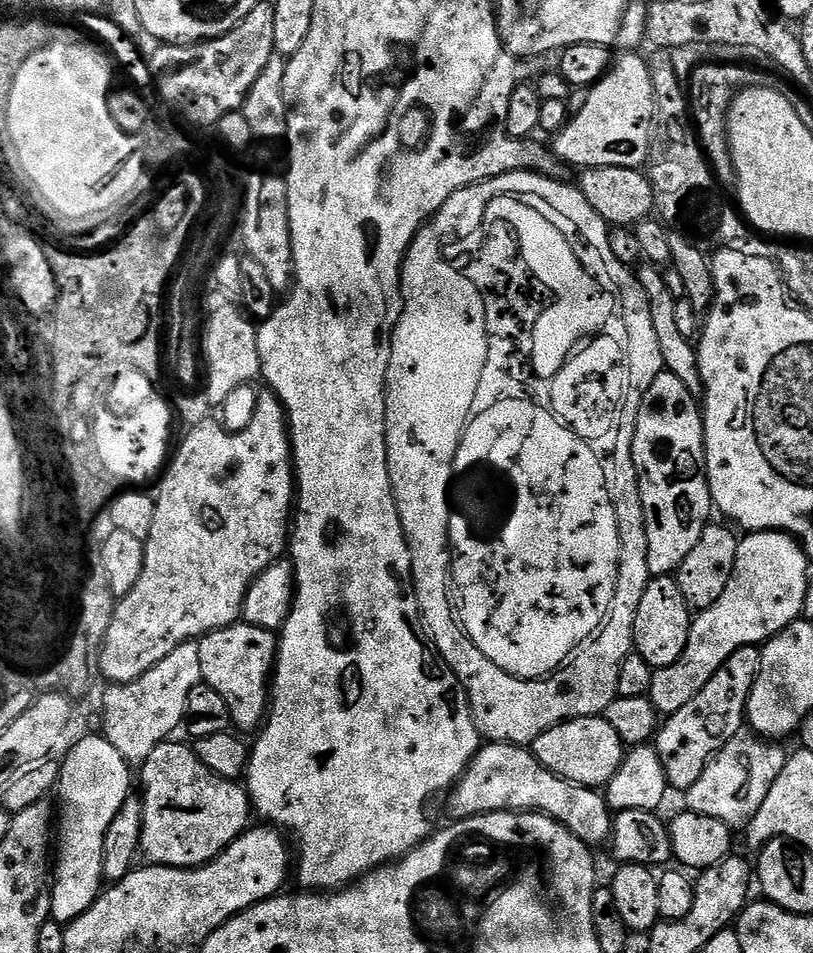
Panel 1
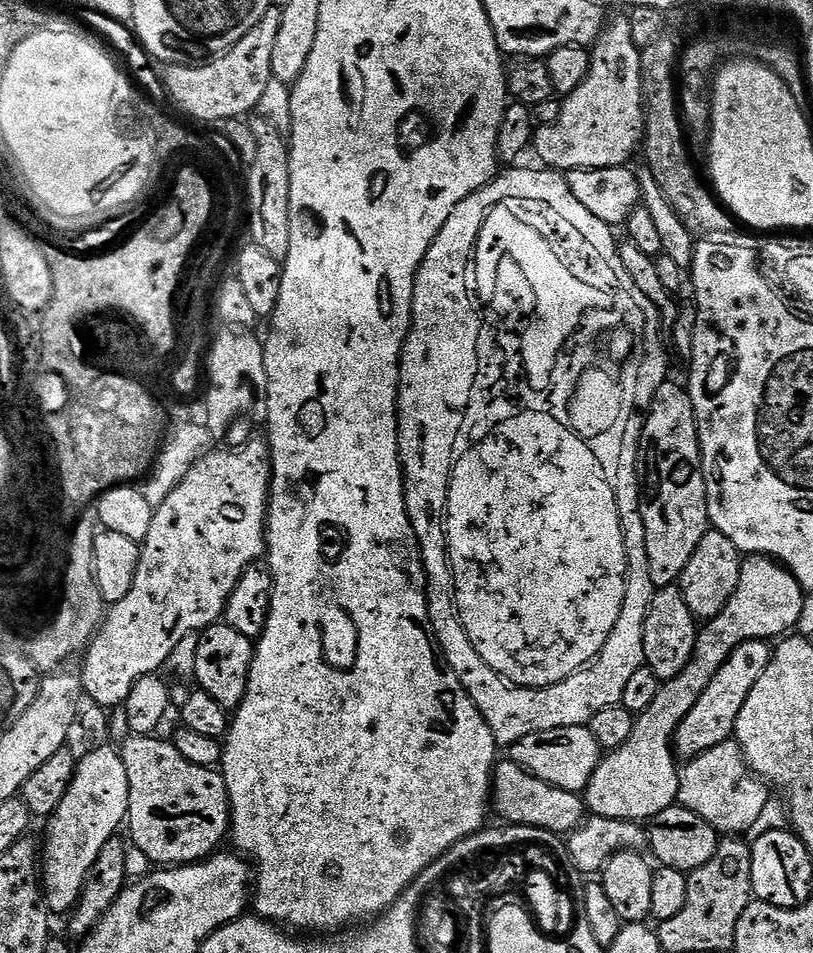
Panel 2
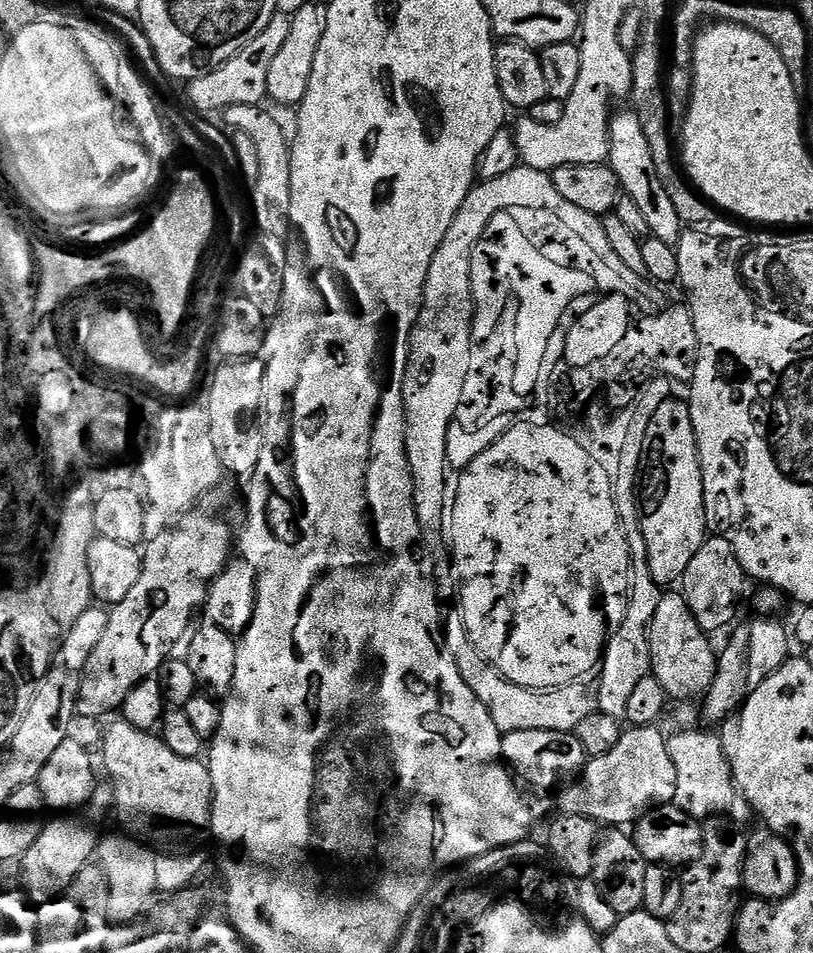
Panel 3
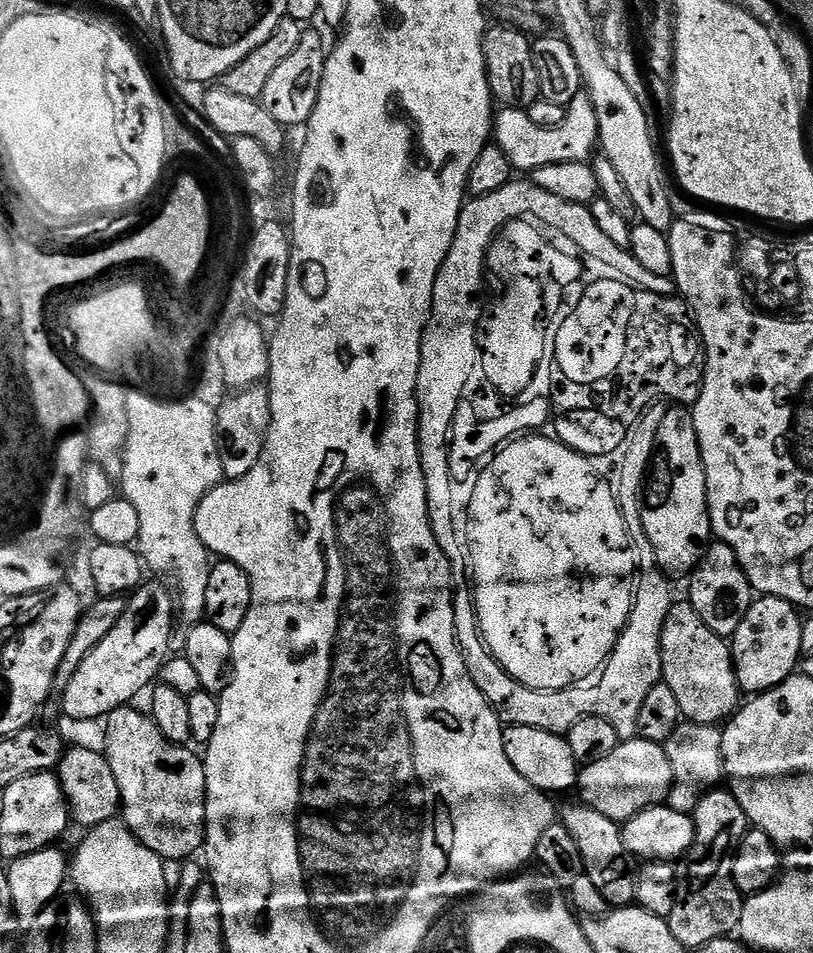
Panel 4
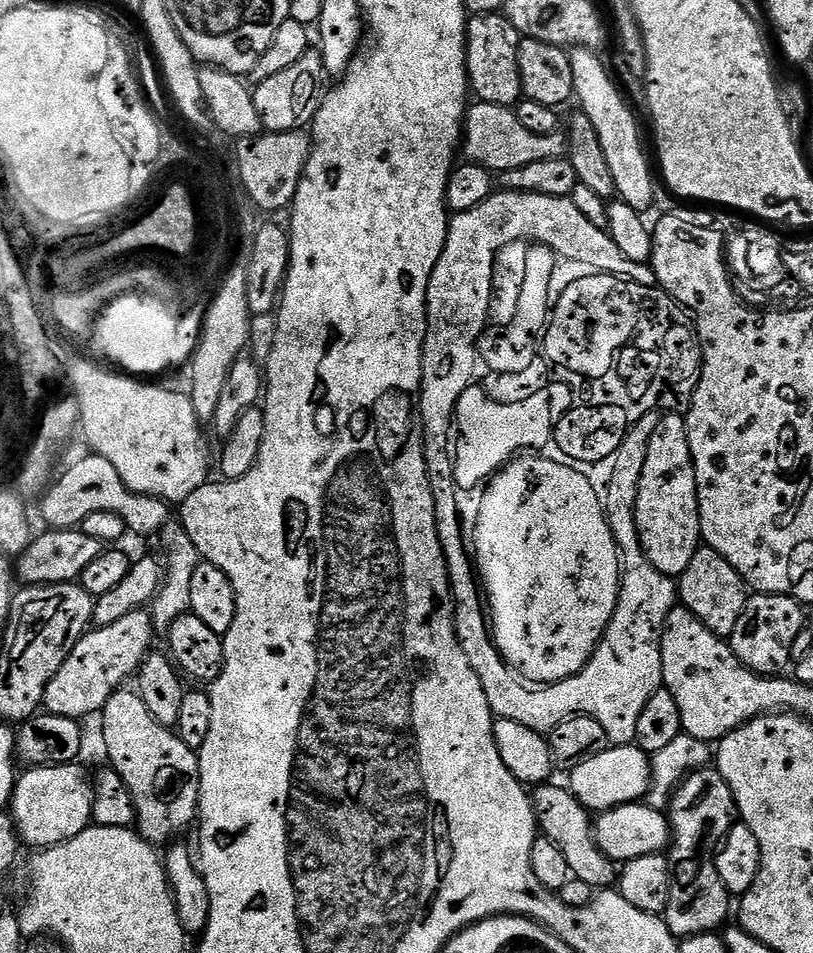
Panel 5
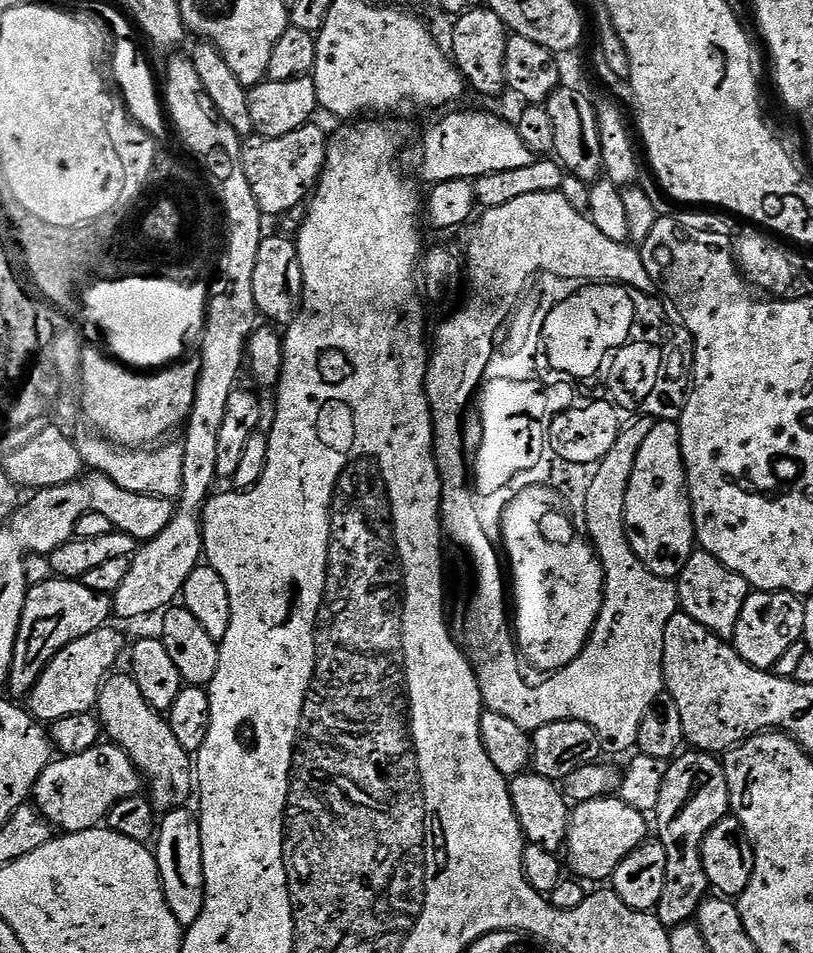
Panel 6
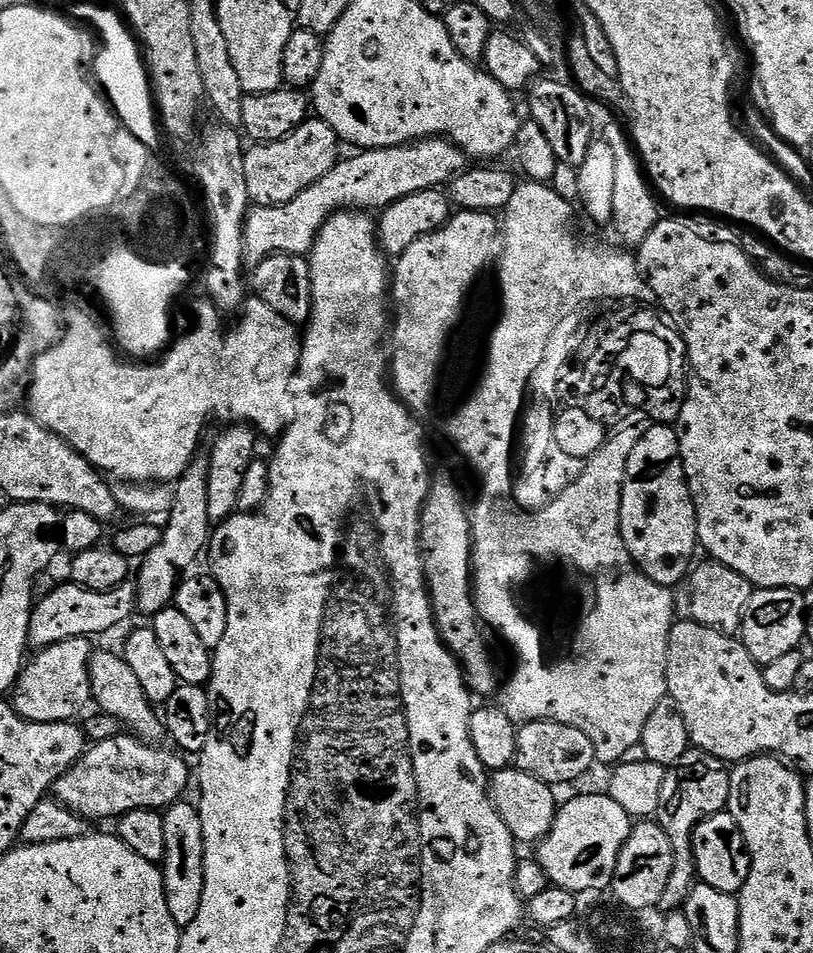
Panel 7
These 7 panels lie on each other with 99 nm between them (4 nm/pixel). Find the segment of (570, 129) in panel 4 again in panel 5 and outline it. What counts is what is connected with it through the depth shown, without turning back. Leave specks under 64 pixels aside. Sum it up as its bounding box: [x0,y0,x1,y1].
[462,102,566,174]

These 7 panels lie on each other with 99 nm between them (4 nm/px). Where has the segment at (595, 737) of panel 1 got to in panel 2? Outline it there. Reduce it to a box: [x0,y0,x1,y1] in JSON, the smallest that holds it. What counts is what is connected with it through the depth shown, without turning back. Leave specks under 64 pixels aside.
[510,726,602,794]

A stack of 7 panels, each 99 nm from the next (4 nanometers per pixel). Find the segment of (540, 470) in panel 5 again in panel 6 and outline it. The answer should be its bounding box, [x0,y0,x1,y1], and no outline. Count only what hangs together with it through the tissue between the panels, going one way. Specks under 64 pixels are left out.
[499,491,604,674]

